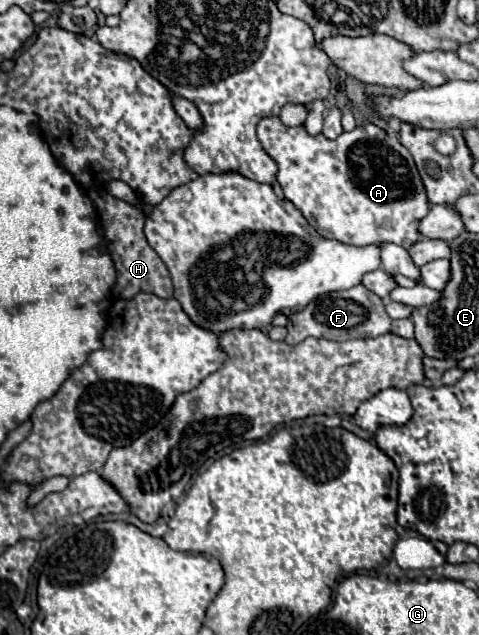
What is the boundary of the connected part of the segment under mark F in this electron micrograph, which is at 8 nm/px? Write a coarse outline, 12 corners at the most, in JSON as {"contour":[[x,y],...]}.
{"contour":[[358,284],[314,298],[288,318],[288,344],[304,338],[414,338],[382,298]]}

